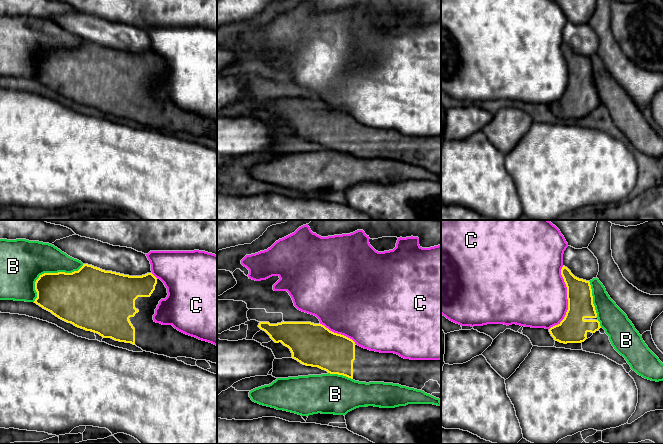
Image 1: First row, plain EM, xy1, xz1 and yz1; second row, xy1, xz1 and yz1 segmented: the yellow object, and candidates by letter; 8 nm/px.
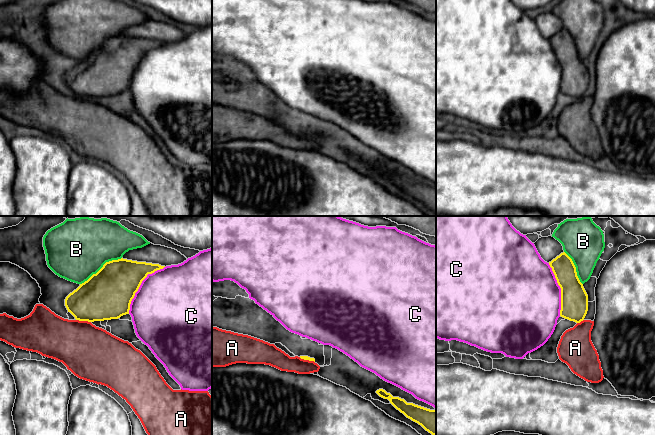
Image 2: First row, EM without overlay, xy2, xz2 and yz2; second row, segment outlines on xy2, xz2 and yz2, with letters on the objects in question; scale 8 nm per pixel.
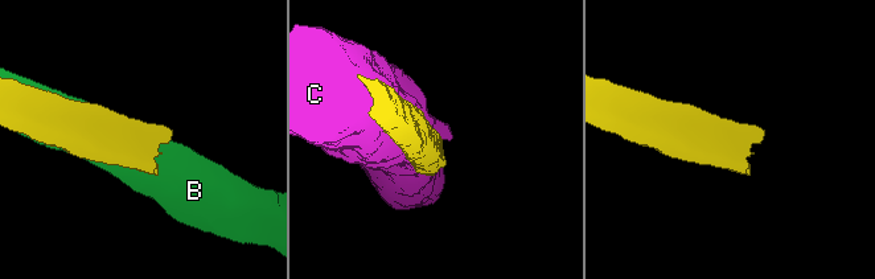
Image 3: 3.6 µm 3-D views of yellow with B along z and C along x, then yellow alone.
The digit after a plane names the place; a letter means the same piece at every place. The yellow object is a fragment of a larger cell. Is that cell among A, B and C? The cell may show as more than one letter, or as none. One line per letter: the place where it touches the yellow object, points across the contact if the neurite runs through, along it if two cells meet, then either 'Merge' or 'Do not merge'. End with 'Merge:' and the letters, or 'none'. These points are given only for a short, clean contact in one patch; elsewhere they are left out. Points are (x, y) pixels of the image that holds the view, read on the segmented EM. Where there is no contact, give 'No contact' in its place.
A: Touches yellow at xy2 (83, 320). Boundary: xy2 (76, 319), (90, 322). Do not merge
B: Touches yellow at xy1 (48, 273). Do not merge
C: Touches yellow at yz1 (567, 298). Do not merge
Merge: none

